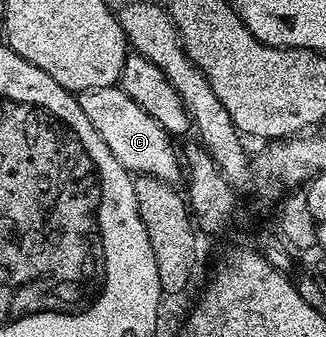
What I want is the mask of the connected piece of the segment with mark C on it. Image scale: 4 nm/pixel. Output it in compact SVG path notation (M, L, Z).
M112 86L110 88L91 88L87 92L80 92L77 96L81 110L85 110L85 118L93 122L93 130L101 134L101 142L109 146L113 158L121 162L121 166L132 174L155 176L158 180L168 182L178 181L181 176L181 156L174 148L173 138L129 94L125 94L122 88Z

